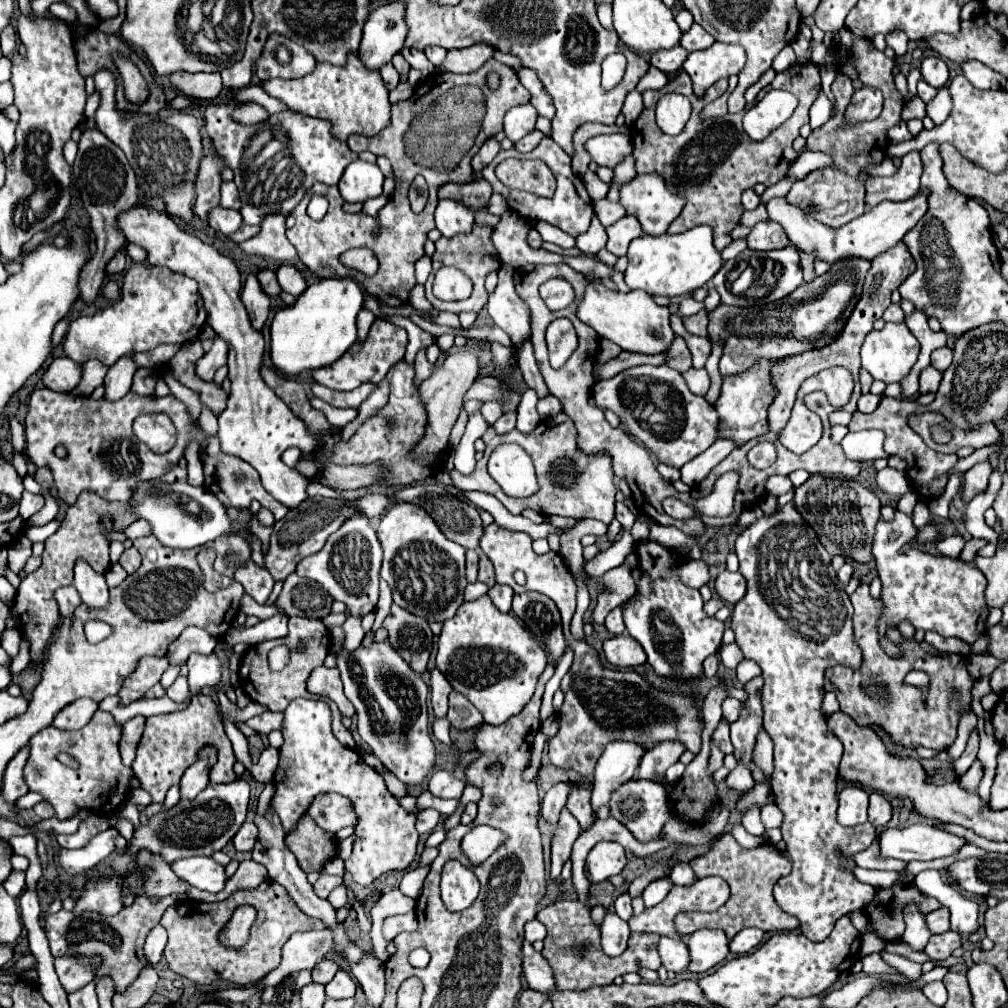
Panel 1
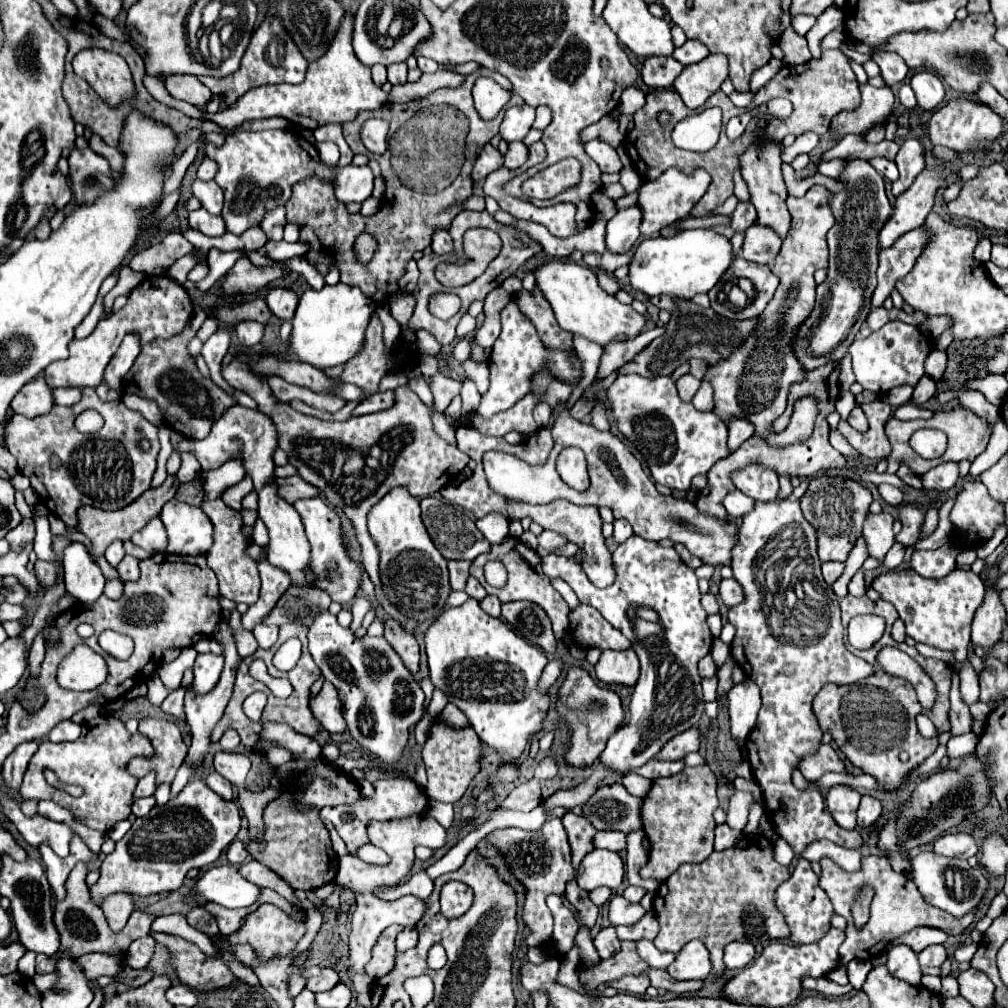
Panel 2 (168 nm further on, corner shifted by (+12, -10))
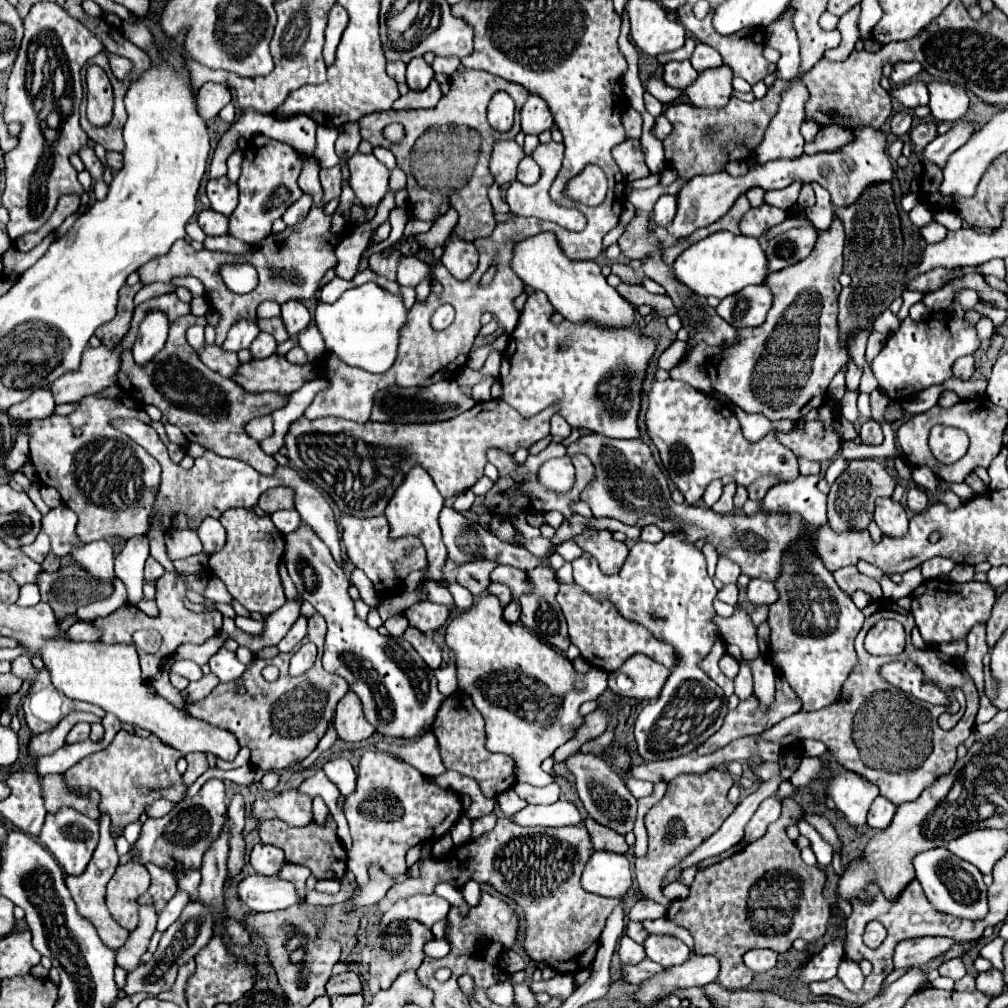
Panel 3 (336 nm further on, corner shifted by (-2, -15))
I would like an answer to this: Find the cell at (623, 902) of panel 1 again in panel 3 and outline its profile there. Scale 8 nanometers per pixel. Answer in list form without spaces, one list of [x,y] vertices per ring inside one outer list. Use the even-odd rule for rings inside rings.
[[[642,899],[634,903],[634,907],[628,913],[630,921],[644,921],[644,919],[658,919],[666,915],[666,909],[660,903],[654,903],[652,899]]]

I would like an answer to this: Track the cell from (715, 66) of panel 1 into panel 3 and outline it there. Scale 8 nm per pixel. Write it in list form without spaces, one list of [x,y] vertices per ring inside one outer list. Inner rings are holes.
[[[716,67],[702,71],[700,77],[684,91],[694,107],[724,107],[732,95],[730,67]]]

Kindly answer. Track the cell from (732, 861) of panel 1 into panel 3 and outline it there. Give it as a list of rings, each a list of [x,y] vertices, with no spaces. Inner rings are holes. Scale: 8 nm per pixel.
[[[788,797],[782,801],[780,817],[756,843],[698,871],[690,885],[690,897],[672,901],[666,913],[668,919],[690,931],[696,955],[714,955],[720,961],[718,983],[730,991],[744,989],[752,981],[750,969],[742,963],[746,951],[770,947],[776,953],[786,953],[798,937],[806,943],[824,937],[830,923],[830,903],[822,895],[826,873],[808,867],[796,843],[786,835],[786,817],[802,817],[804,821],[804,809]]]

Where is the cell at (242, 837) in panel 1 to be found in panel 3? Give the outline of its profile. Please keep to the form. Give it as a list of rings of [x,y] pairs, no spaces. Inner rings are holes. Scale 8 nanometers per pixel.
[[[258,843],[258,845],[252,849],[250,863],[252,863],[252,867],[254,867],[260,875],[278,875],[280,869],[284,867],[286,859],[284,859],[280,847]]]

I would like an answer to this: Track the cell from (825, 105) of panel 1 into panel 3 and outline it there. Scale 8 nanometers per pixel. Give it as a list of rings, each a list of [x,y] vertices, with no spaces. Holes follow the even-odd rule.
[[[812,185],[816,193],[816,205],[806,209],[806,217],[818,231],[828,231],[832,225],[832,215],[834,215],[834,205],[830,201],[830,193],[824,187]]]

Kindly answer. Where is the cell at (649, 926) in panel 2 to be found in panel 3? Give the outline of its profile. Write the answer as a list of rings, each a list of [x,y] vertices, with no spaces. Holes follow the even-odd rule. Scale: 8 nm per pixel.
[[[630,921],[628,927],[626,927],[626,935],[628,935],[630,939],[634,939],[636,943],[644,943],[648,931],[642,927],[642,923],[634,923],[634,921]]]

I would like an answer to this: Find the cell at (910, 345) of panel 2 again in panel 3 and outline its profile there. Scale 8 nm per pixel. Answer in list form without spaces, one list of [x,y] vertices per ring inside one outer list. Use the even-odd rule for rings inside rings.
[[[946,311],[932,313],[930,317],[926,317],[926,319],[918,321],[918,323],[912,321],[910,317],[906,317],[900,323],[900,329],[886,339],[882,351],[872,361],[872,371],[874,371],[874,375],[876,375],[878,383],[880,383],[880,389],[892,401],[902,401],[902,399],[906,399],[912,393],[918,393],[918,391],[922,391],[926,387],[932,387],[932,385],[940,385],[946,379],[950,379],[952,377],[952,365],[954,365],[954,361],[960,359],[960,357],[964,357],[964,355],[972,355],[978,347],[980,347],[980,339],[978,339],[976,327],[970,325],[964,317],[956,317],[954,313],[946,313]]]

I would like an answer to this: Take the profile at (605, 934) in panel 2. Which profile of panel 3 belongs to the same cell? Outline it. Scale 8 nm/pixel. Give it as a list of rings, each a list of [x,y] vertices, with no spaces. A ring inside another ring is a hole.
[[[624,935],[624,937],[620,939],[618,955],[620,955],[622,963],[632,963],[632,965],[640,963],[640,961],[646,957],[644,947],[642,947],[642,945],[638,945],[638,943],[634,943],[634,941],[632,941],[628,935]]]

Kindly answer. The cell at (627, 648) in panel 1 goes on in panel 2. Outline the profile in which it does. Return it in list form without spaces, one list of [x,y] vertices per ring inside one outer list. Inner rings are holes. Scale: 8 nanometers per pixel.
[[[632,648],[628,650],[604,650],[598,664],[596,676],[606,684],[634,686],[640,674],[638,656]]]

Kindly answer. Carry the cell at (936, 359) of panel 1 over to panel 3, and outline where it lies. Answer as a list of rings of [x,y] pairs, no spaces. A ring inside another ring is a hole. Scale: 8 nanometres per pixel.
[[[962,357],[954,363],[954,377],[958,379],[972,379],[974,375],[974,357]]]

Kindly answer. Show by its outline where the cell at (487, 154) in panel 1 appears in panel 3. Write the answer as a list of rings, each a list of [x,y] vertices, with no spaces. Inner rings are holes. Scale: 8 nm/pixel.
[[[498,141],[494,145],[492,159],[490,159],[490,171],[500,187],[516,179],[516,169],[522,157],[524,157],[524,149],[516,141]]]

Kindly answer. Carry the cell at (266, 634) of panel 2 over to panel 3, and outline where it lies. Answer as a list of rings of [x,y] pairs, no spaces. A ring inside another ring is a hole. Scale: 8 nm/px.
[[[300,615],[298,621],[294,623],[294,627],[288,631],[288,635],[278,643],[278,649],[290,653],[306,637],[306,629],[308,629],[308,619],[304,615]]]

